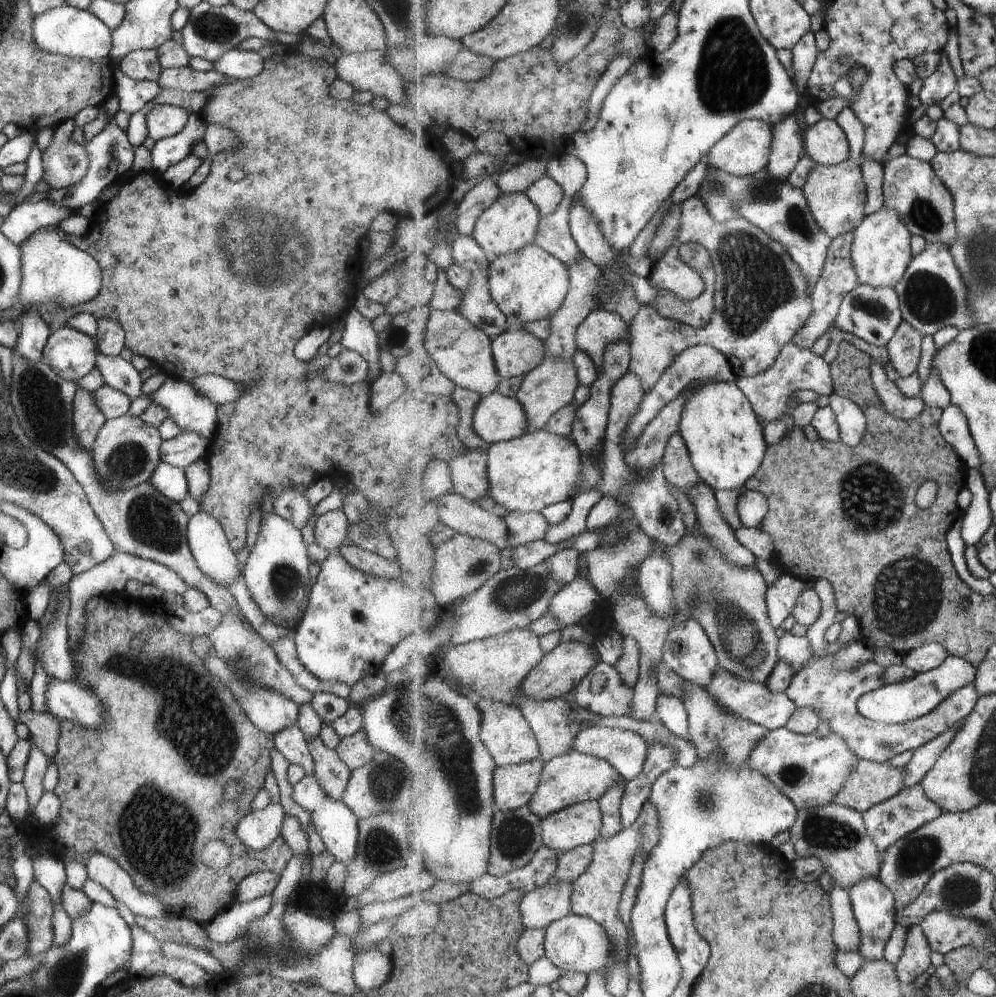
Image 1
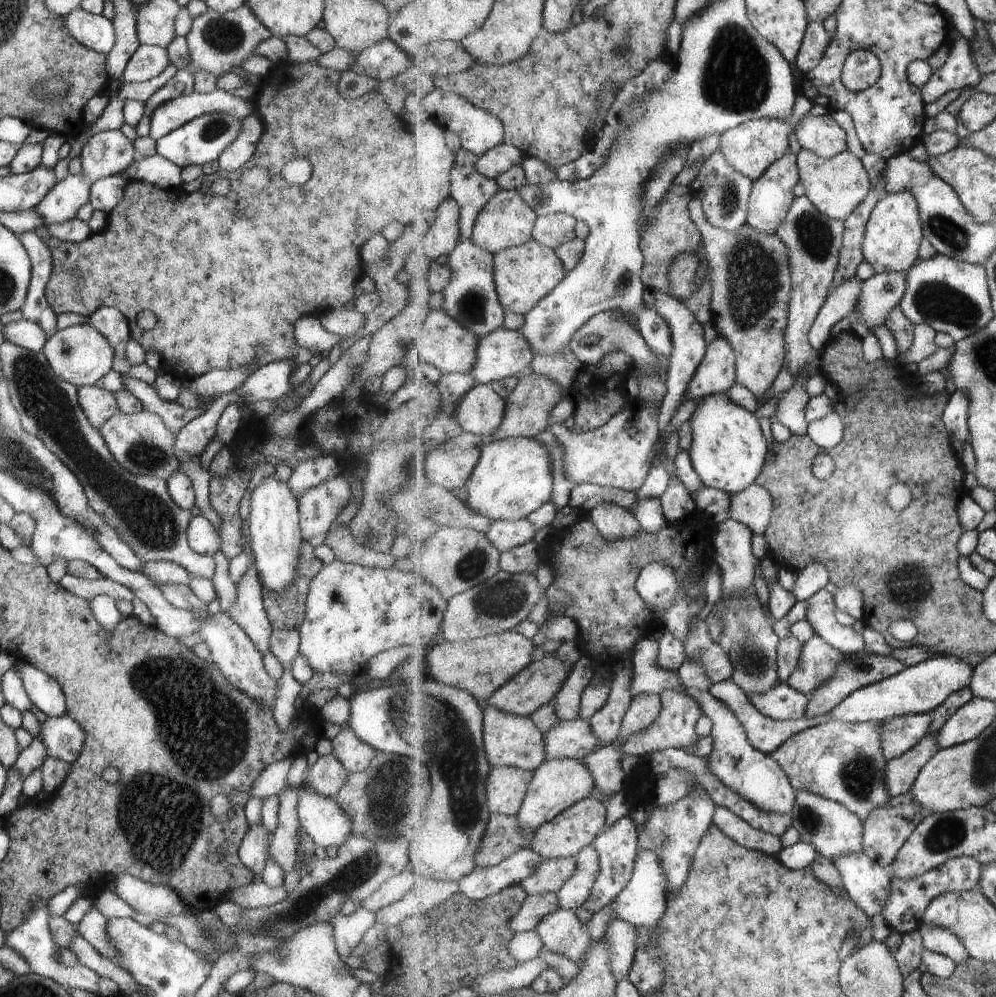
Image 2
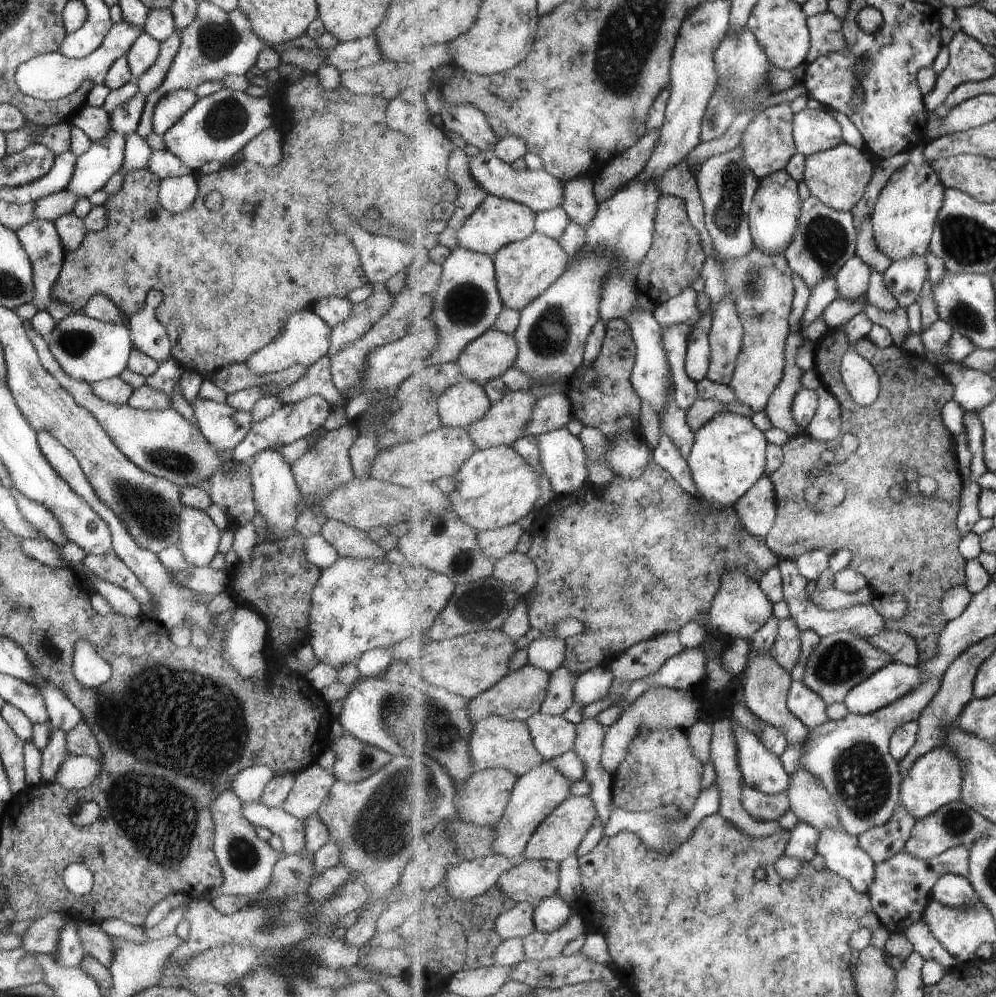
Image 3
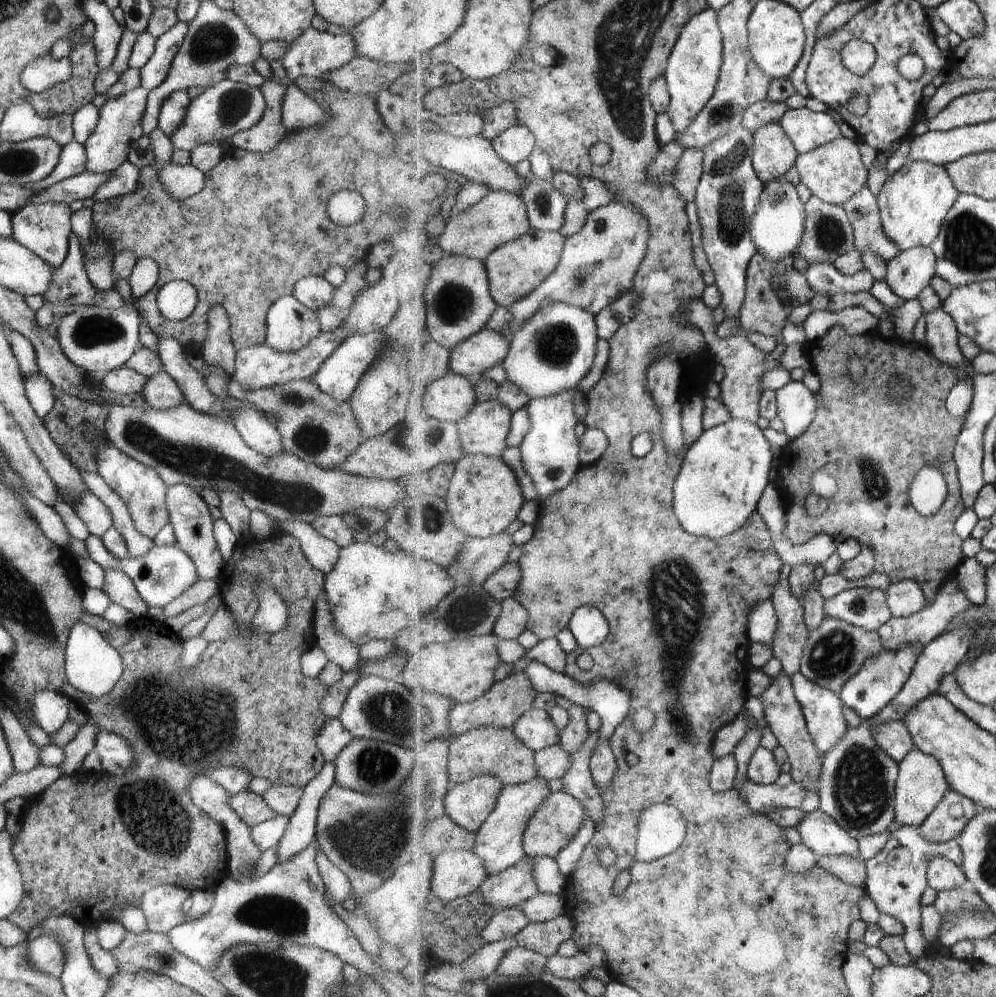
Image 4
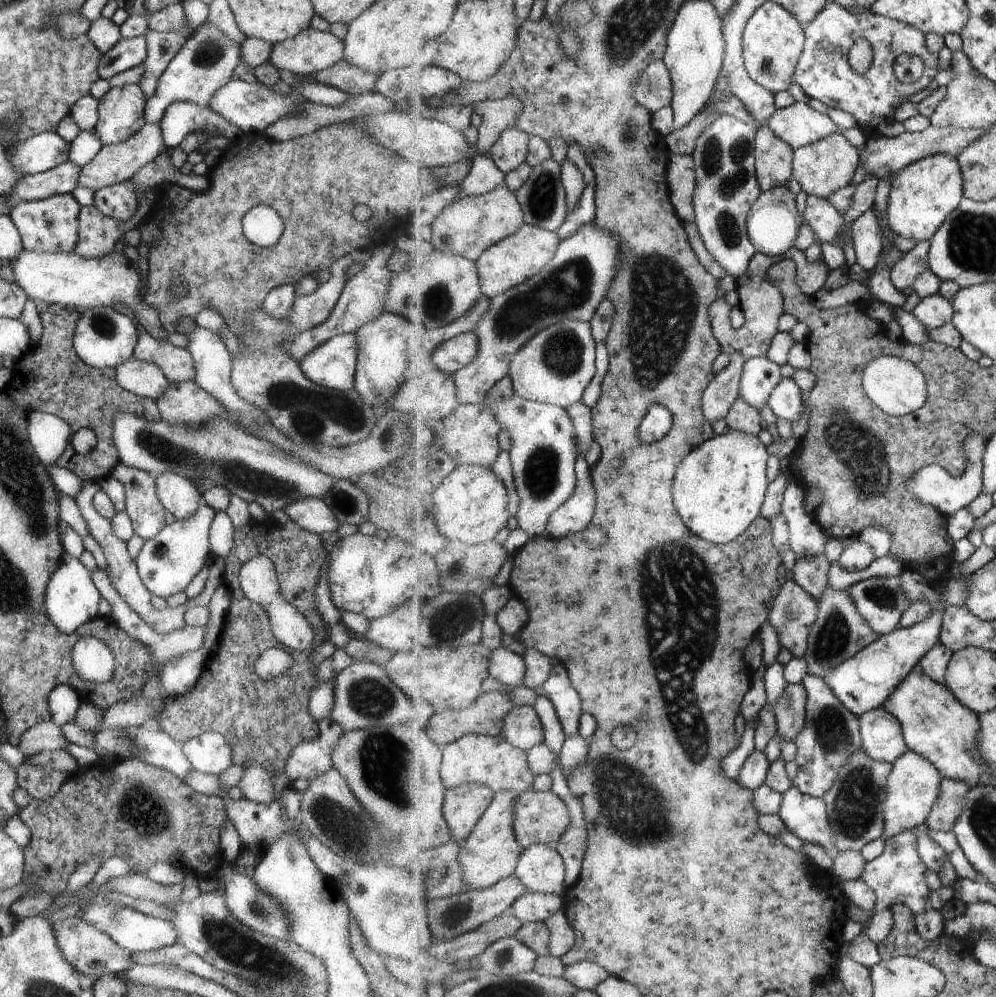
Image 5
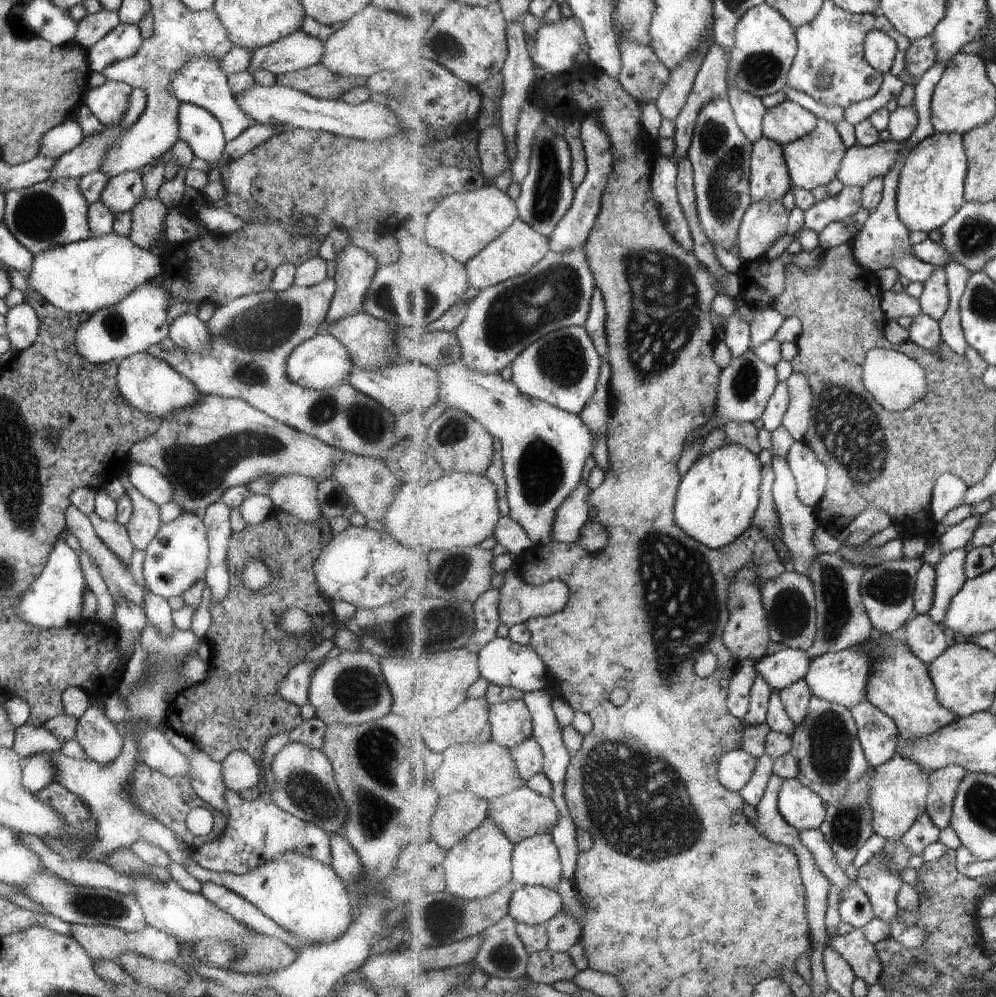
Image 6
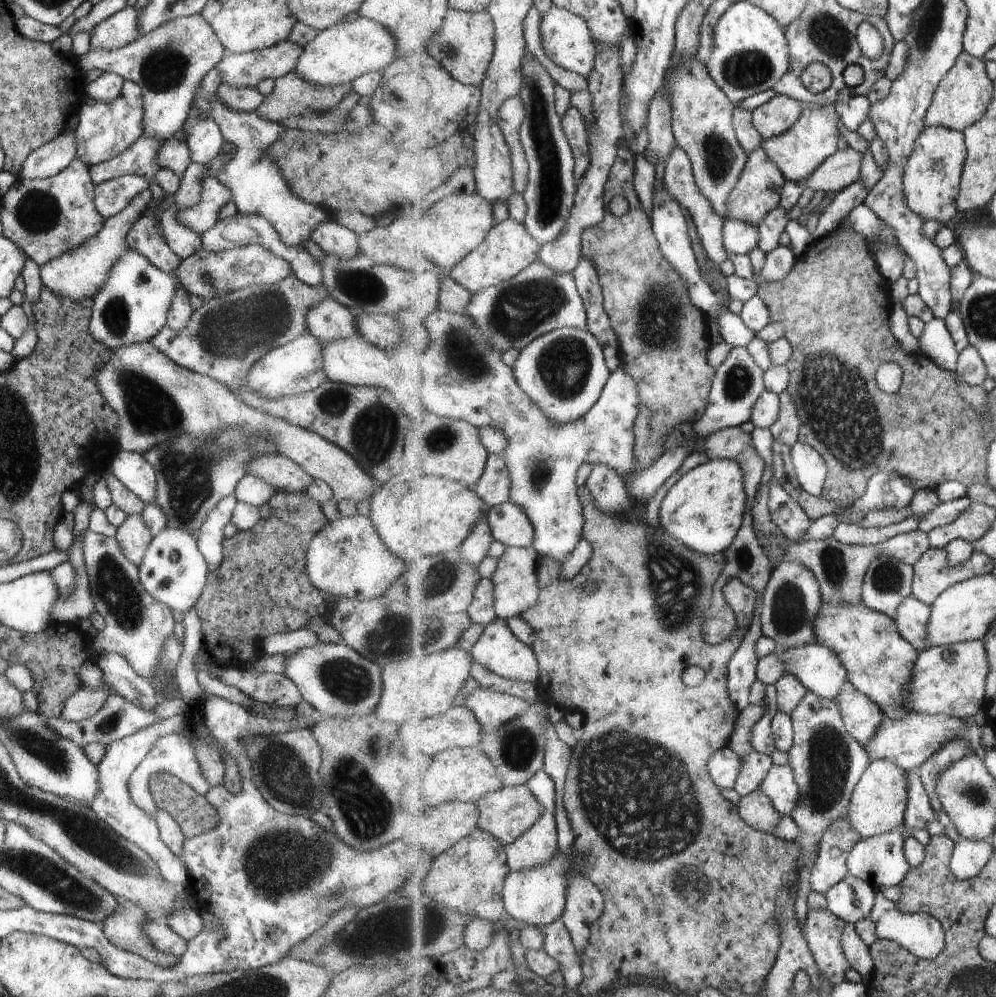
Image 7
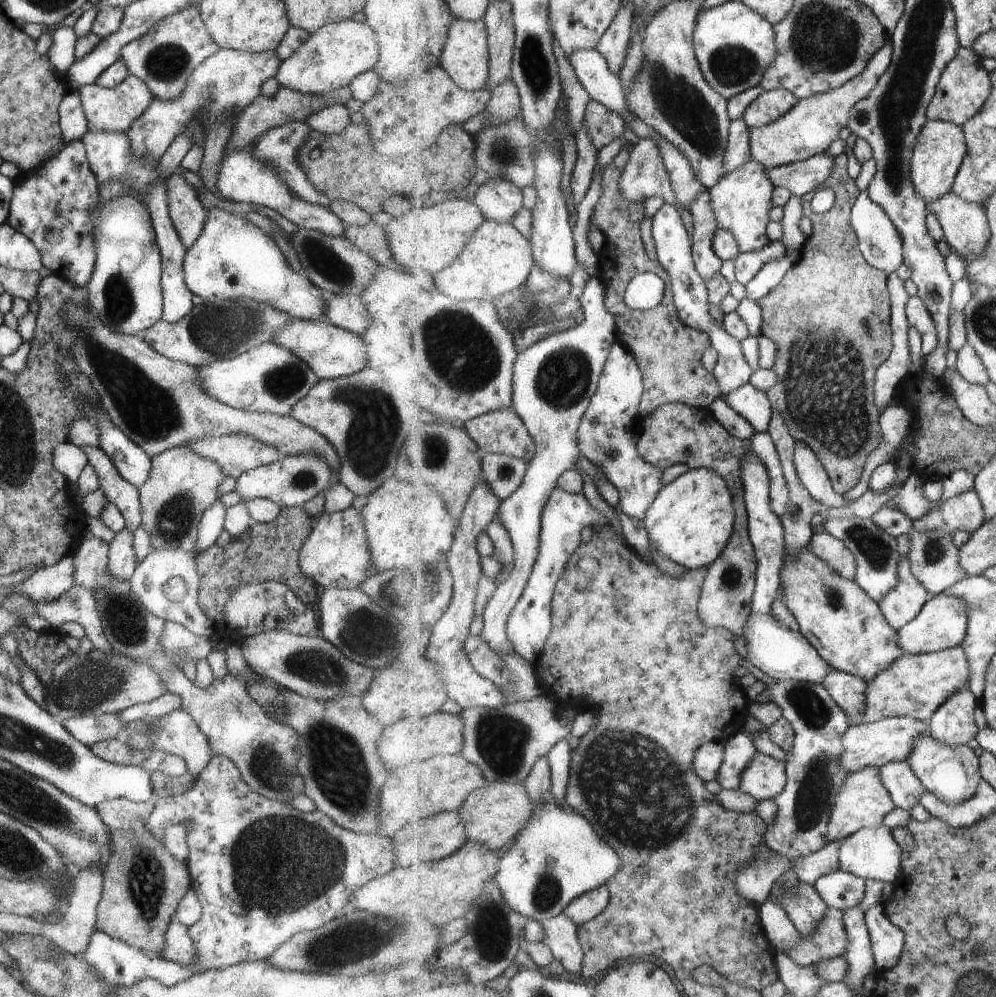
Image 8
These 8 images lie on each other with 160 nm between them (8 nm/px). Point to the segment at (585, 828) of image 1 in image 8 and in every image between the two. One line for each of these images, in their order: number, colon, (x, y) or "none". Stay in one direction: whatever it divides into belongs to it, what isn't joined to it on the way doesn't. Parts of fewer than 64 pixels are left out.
2: (568, 834)
3: (559, 837)
4: (561, 819)
5: (542, 818)
6: (524, 813)
7: (507, 814)
8: (495, 815)

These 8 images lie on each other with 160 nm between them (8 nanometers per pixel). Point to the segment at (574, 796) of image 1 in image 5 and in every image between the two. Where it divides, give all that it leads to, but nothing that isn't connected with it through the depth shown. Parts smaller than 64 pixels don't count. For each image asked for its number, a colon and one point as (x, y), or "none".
2: (559, 784)
3: (537, 794)
4: (500, 844)
5: (492, 852)

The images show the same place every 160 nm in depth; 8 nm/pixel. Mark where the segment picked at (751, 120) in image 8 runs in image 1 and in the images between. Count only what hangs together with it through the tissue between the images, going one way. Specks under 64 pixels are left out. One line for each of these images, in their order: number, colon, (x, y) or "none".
1: (825, 142)
2: (823, 135)
3: (815, 130)
4: (809, 130)
5: (798, 125)
6: (788, 122)
7: (776, 117)

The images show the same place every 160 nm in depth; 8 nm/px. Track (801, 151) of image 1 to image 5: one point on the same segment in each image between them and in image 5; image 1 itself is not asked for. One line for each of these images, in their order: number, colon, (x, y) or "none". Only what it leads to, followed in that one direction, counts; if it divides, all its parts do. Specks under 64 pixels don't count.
2: (772, 195)
3: (775, 216)
4: (778, 228)
5: (773, 225)

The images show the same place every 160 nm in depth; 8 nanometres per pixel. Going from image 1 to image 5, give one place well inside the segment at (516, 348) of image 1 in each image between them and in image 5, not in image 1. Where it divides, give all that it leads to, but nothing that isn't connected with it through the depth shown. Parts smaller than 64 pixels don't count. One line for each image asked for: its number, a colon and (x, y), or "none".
2: (505, 352)
3: (490, 356)
4: (472, 358)
5: (450, 357)

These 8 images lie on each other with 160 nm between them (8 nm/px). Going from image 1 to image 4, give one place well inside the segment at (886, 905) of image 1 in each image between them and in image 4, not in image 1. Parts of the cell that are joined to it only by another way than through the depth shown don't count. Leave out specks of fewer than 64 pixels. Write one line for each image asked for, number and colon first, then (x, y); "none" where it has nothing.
2: (869, 884)
3: (841, 851)
4: (819, 831)

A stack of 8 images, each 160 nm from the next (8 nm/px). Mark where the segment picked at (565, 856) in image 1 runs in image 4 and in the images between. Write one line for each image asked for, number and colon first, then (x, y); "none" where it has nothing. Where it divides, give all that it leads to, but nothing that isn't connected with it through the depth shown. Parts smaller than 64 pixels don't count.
2: (550, 877)
3: (533, 880)
4: (507, 889)

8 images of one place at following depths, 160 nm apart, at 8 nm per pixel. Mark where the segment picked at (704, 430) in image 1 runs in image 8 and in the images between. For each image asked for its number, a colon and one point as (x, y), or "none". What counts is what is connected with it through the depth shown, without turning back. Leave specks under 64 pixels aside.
2: (729, 452)
3: (729, 456)
4: (723, 476)
5: (721, 486)
6: (717, 500)
7: (705, 510)
8: (691, 520)

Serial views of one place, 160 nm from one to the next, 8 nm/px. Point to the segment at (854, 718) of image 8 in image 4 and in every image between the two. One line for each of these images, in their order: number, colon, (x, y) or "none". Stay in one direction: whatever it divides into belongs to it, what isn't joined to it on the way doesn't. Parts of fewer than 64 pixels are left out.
4: (894, 737)
5: (883, 740)
6: (879, 734)
7: (863, 717)

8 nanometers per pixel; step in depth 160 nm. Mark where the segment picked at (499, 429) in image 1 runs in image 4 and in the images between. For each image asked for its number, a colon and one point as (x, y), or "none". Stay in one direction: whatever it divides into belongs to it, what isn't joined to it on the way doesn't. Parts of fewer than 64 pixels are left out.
2: (482, 411)
3: (465, 403)
4: (453, 397)

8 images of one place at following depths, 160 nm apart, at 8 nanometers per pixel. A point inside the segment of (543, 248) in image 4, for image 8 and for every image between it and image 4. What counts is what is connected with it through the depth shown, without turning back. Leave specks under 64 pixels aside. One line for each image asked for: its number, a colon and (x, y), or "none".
5: (515, 260)
6: (514, 253)
7: (509, 248)
8: (500, 258)

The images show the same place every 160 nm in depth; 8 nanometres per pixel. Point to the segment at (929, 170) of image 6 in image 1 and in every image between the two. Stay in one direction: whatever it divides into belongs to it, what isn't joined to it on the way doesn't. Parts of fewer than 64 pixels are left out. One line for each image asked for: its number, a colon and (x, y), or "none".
1: (882, 248)
2: (894, 233)
3: (904, 219)
4: (914, 202)
5: (926, 193)

